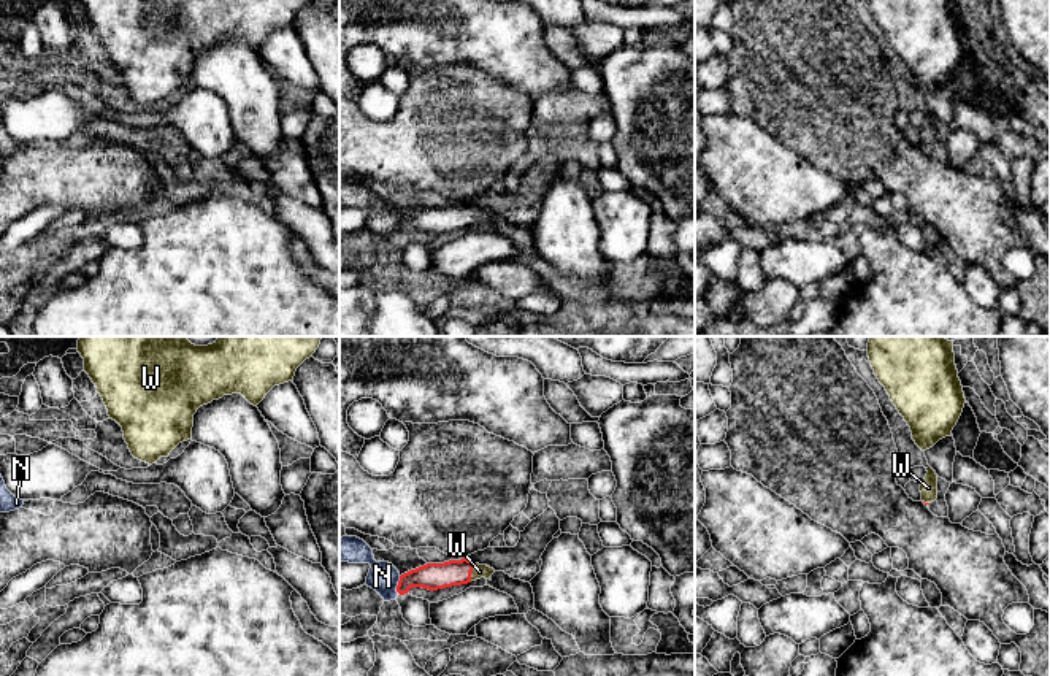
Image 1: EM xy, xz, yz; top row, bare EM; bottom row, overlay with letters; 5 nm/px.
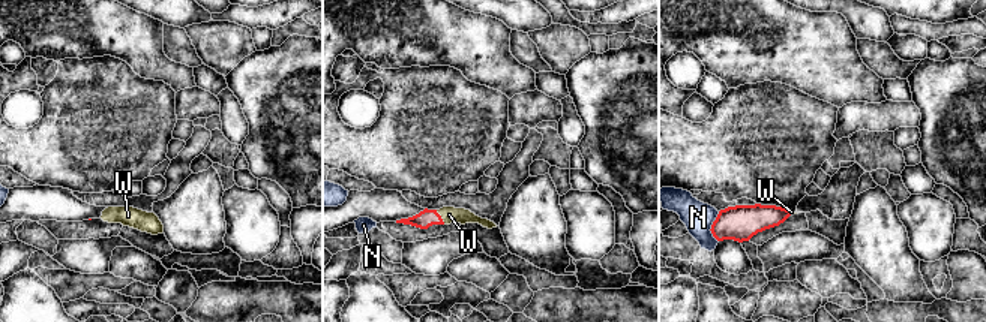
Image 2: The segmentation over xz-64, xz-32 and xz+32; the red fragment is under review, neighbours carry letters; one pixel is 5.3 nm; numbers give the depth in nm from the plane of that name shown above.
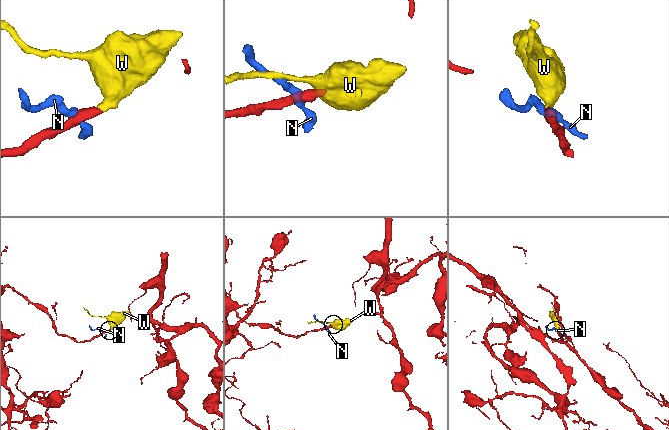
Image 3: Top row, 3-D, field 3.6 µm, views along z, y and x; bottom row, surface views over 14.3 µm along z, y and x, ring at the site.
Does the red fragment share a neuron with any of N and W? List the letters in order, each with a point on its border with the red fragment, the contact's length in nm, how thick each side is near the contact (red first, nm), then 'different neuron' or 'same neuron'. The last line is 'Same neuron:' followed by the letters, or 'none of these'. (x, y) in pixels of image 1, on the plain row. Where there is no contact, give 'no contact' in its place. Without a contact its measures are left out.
N: xz (398, 229) | 90 nm | 140/150 nm | different neuron
W: xz (471, 216) | 90 nm | 140/70 nm | same neuron
Same neuron: W

